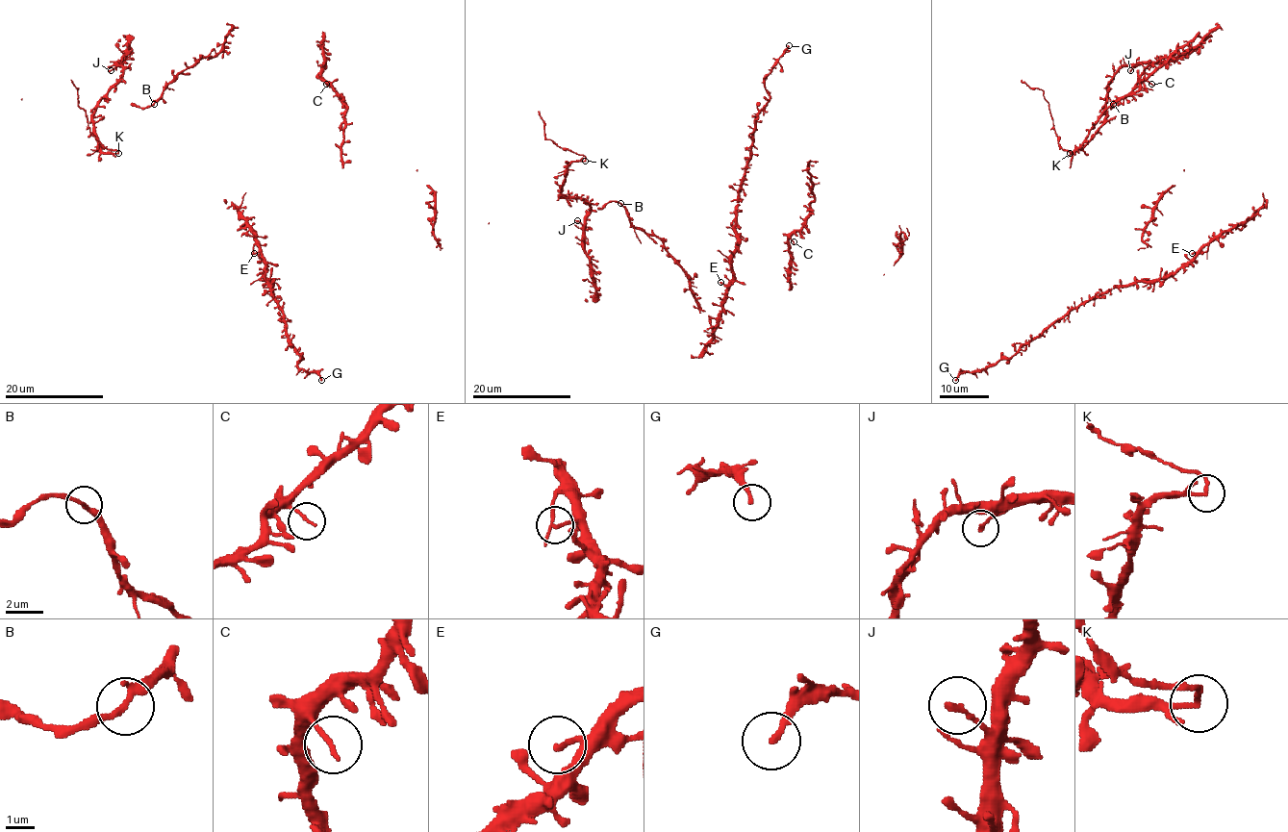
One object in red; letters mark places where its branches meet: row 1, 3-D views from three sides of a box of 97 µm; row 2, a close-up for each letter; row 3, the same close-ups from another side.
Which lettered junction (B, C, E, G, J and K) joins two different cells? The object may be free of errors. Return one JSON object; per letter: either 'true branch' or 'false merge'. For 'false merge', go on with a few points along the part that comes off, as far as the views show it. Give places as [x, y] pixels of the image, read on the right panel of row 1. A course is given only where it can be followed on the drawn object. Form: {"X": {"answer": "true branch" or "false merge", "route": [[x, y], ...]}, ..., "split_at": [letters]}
{"B": {"answer": "true branch"}, "C": {"answer": "true branch"}, "E": {"answer": "true branch"}, "G": {"answer": "true branch"}, "J": {"answer": "true branch"}, "K": {"answer": "false merge", "route": [[1070, 153], [1061, 147], [1048, 103], [1040, 89], [1029, 88], [1021, 81]]}, "split_at": ["K"]}

